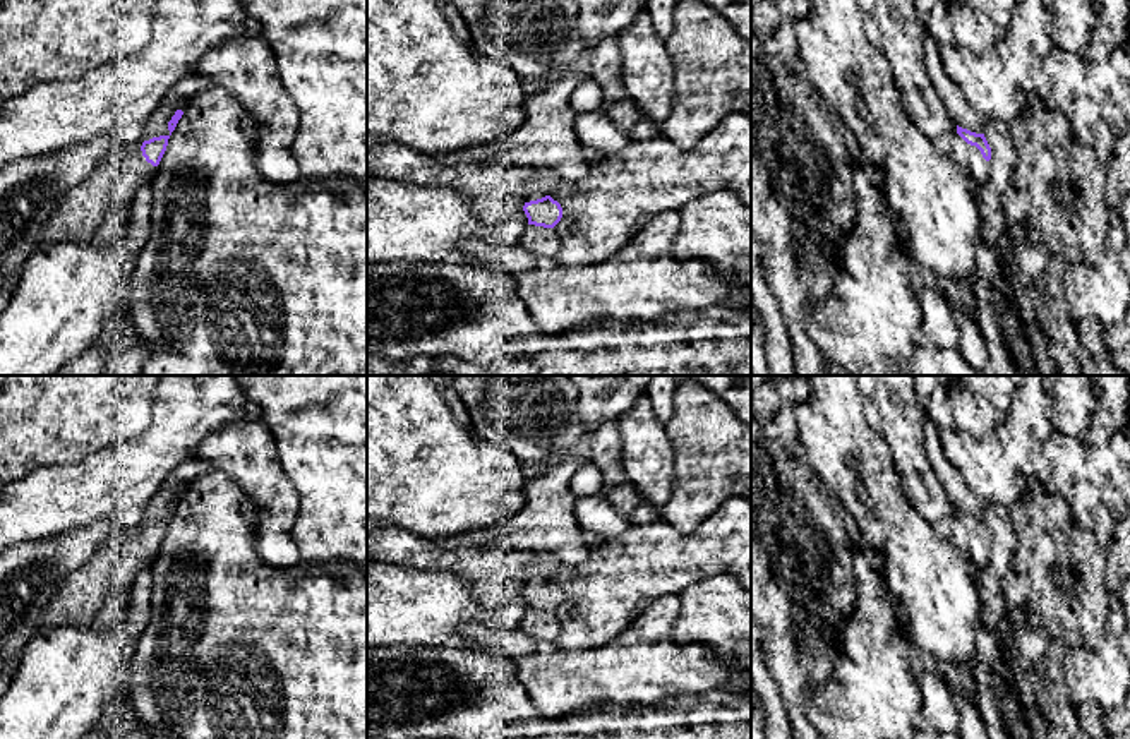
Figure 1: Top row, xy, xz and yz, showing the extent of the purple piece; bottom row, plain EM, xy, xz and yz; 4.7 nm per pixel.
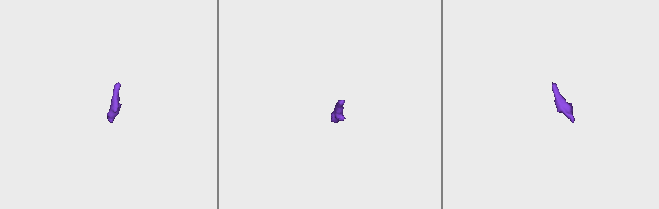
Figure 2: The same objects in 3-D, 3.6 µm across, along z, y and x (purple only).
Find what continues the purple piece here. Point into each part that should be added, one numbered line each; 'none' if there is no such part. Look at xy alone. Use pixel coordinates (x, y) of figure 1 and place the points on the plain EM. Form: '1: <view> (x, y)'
1: xy (79, 599)

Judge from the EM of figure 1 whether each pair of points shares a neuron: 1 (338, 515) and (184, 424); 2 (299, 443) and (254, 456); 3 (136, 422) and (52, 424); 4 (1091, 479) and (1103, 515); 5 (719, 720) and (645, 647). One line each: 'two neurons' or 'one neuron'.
1: two neurons
2: two neurons
3: one neuron
4: one neuron
5: two neurons

